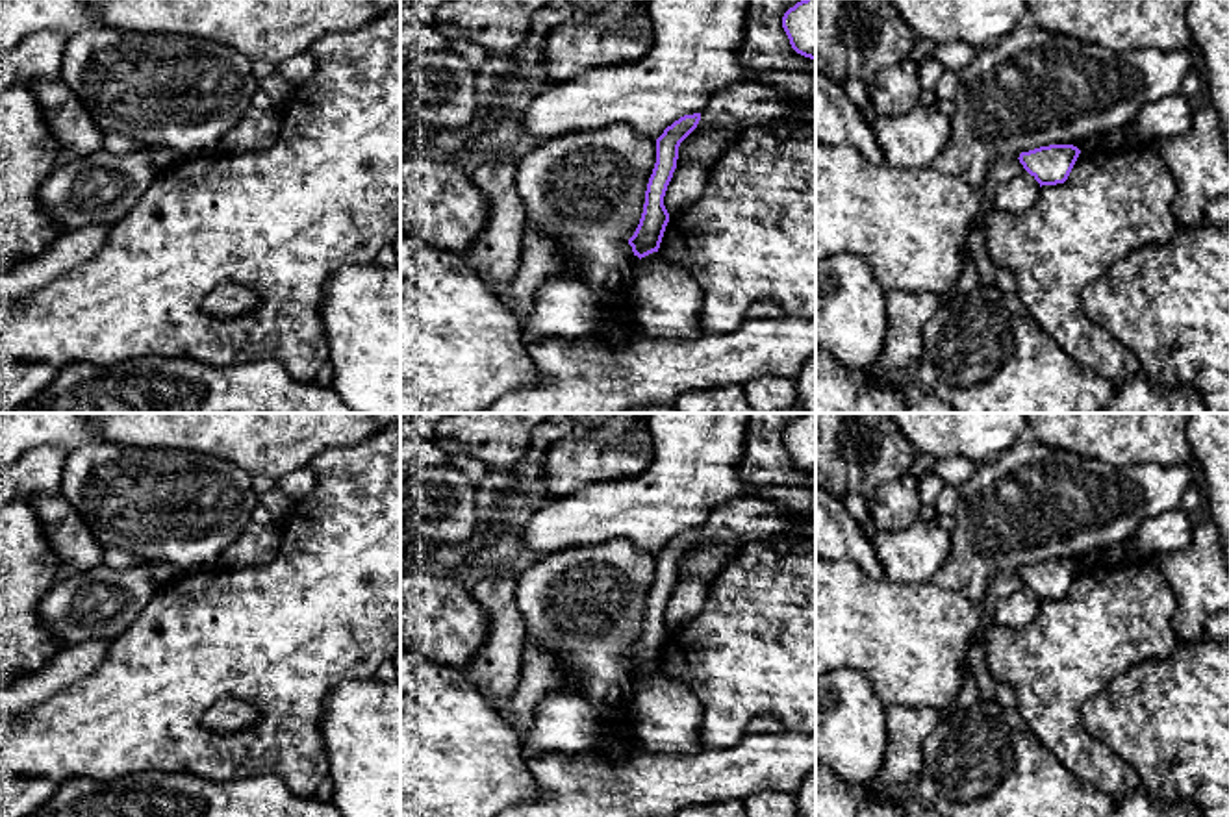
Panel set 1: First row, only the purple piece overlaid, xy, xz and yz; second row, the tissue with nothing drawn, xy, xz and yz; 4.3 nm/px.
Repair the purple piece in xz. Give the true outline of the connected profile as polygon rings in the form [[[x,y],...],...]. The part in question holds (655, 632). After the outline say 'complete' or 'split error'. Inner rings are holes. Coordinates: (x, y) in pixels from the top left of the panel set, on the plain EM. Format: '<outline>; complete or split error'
[[[701,528],[684,530],[656,554],[656,578],[647,598],[643,628],[634,650],[628,654],[634,671],[640,674],[660,663],[669,637],[664,611],[677,584],[678,561],[697,543],[699,535]]]; complete

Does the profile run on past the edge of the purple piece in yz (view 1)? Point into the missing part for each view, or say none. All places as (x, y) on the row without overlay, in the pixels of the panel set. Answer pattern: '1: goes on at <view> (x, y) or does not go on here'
1: does not go on here

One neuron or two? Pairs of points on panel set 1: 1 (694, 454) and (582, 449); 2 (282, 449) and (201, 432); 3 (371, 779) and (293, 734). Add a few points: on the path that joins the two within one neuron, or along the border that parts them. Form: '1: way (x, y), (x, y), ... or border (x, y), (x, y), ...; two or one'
1: border (649, 432), (649, 465), (640, 473), (616, 478); two
2: way (262, 432), (221, 432); one
3: border (323, 706), (323, 753), (329, 775); two

